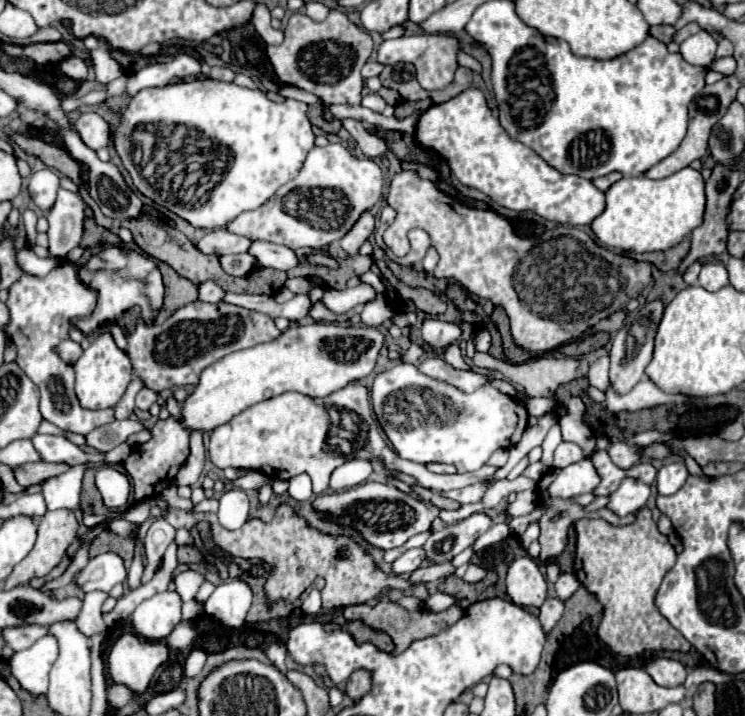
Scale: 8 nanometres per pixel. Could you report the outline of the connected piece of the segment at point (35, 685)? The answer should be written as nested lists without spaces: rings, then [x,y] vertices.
[[[43,636],[31,648],[9,658],[9,666],[19,684],[33,696],[47,692],[47,674],[57,660],[57,640]]]

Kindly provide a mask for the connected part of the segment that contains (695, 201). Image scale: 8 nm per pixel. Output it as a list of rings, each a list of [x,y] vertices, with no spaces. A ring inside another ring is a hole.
[[[683,168],[663,180],[625,176],[607,190],[607,208],[591,224],[595,236],[613,248],[631,252],[669,250],[703,222],[705,182],[699,170]]]

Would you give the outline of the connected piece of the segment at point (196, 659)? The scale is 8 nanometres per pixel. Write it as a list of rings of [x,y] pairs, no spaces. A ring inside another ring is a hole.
[[[195,648],[189,658],[187,658],[187,664],[185,664],[185,676],[187,678],[195,678],[197,674],[201,674],[203,666],[205,666],[205,660],[207,660],[207,654],[199,648]]]

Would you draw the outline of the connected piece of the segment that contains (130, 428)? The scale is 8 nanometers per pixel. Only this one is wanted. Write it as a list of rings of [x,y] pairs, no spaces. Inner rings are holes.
[[[117,420],[113,424],[105,424],[105,428],[97,428],[97,432],[91,432],[87,438],[87,446],[99,450],[99,452],[109,452],[115,446],[123,444],[127,436],[141,432],[145,426],[139,420]]]

